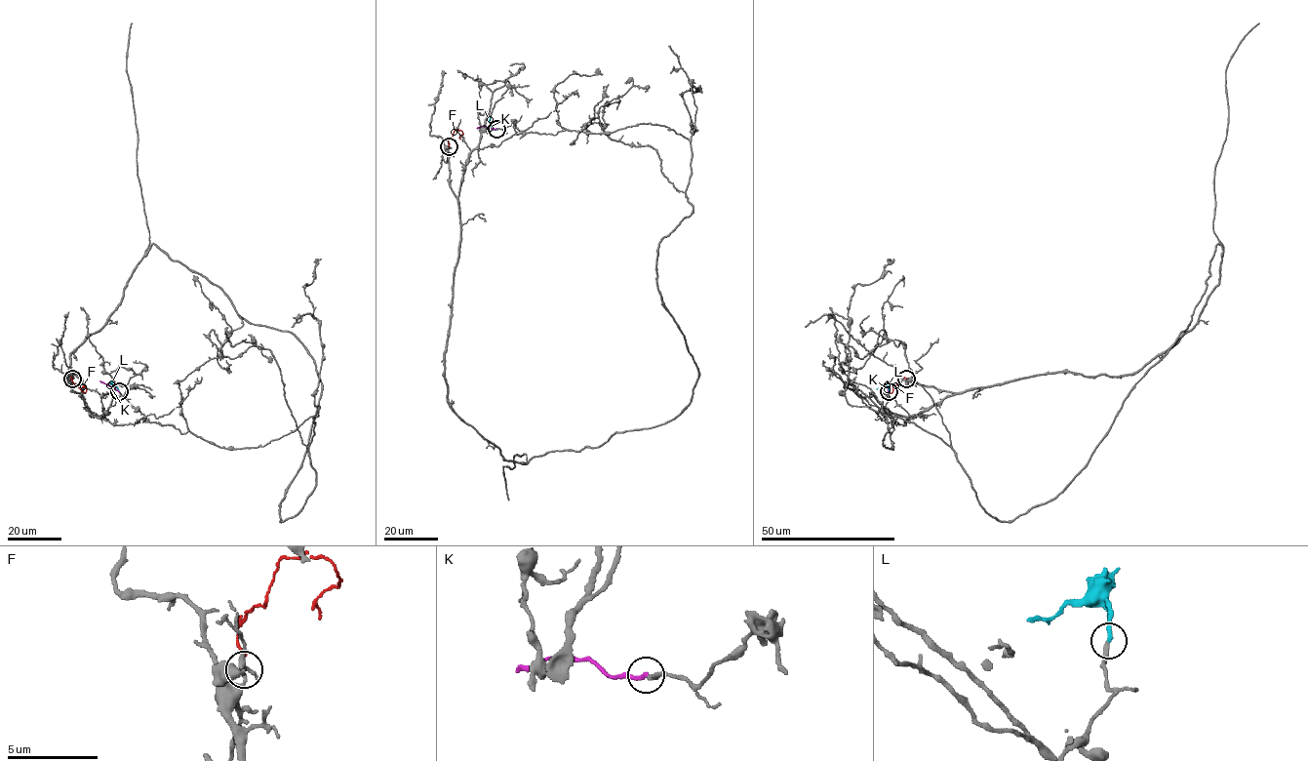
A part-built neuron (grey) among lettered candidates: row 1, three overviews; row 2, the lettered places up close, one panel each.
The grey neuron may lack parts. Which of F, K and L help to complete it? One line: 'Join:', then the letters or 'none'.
Join: L

